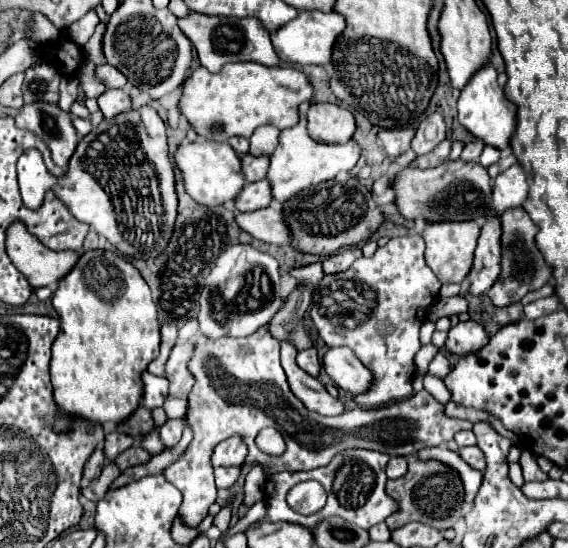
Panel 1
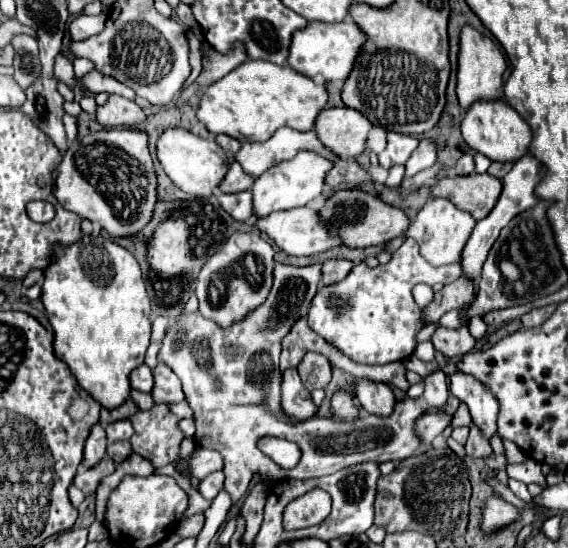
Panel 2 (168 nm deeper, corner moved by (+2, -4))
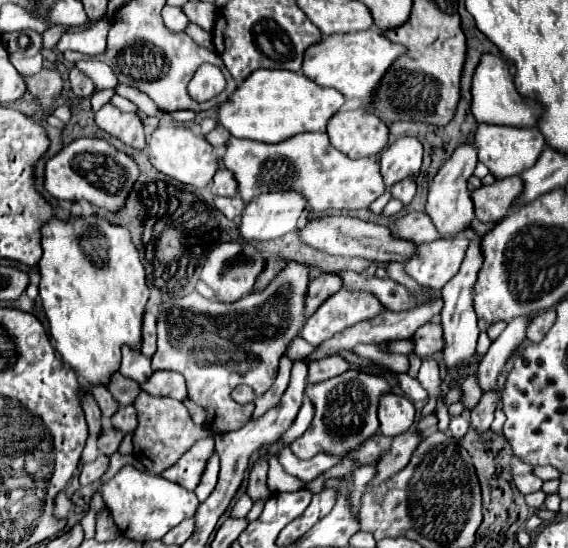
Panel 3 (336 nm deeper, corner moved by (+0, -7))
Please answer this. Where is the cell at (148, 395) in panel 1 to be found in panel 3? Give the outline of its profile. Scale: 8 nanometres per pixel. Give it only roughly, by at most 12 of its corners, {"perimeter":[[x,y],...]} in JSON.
{"perimeter":[[123,347],[121,375],[145,383],[151,359],[141,351]]}

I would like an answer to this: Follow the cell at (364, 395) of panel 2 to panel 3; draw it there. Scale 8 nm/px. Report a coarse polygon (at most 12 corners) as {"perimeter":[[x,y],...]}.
{"perimeter":[[387,393],[379,401],[383,435],[401,435],[415,421],[407,397]]}

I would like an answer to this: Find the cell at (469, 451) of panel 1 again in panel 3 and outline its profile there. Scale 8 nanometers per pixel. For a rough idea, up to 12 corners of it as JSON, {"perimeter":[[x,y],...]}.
{"perimeter":[[485,391],[471,409],[471,425],[483,433],[491,427],[501,395]]}

